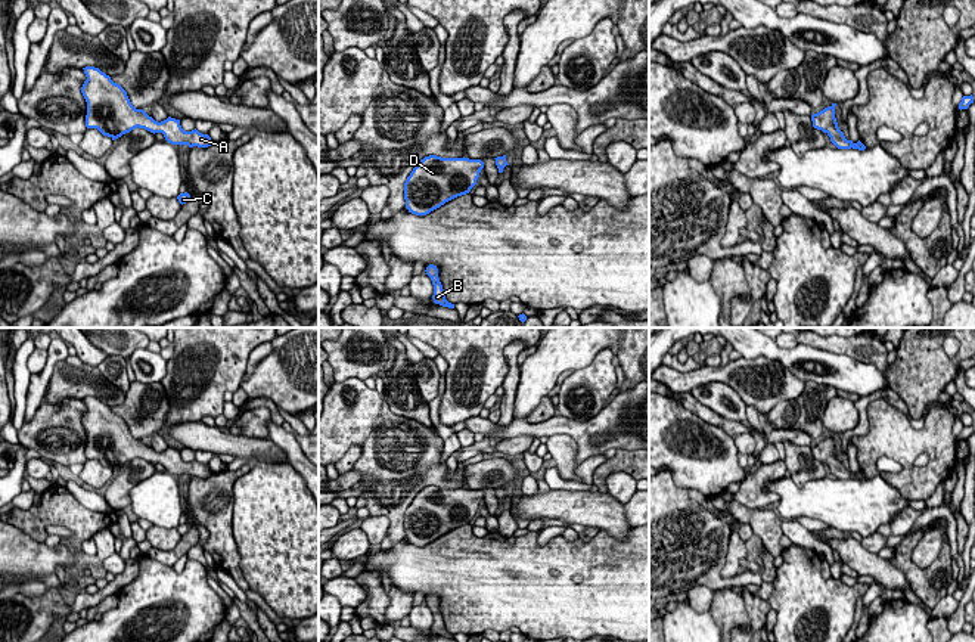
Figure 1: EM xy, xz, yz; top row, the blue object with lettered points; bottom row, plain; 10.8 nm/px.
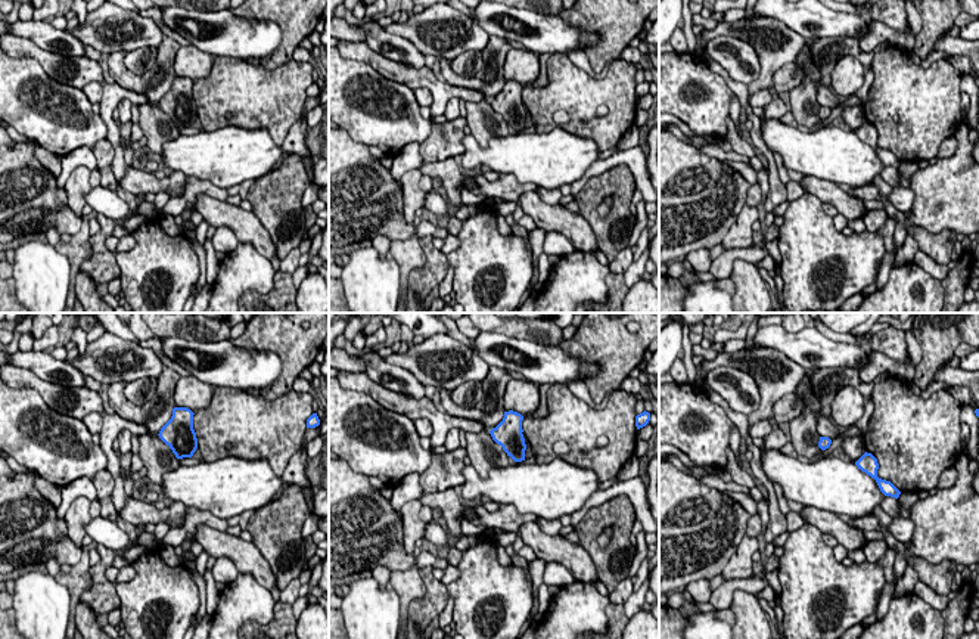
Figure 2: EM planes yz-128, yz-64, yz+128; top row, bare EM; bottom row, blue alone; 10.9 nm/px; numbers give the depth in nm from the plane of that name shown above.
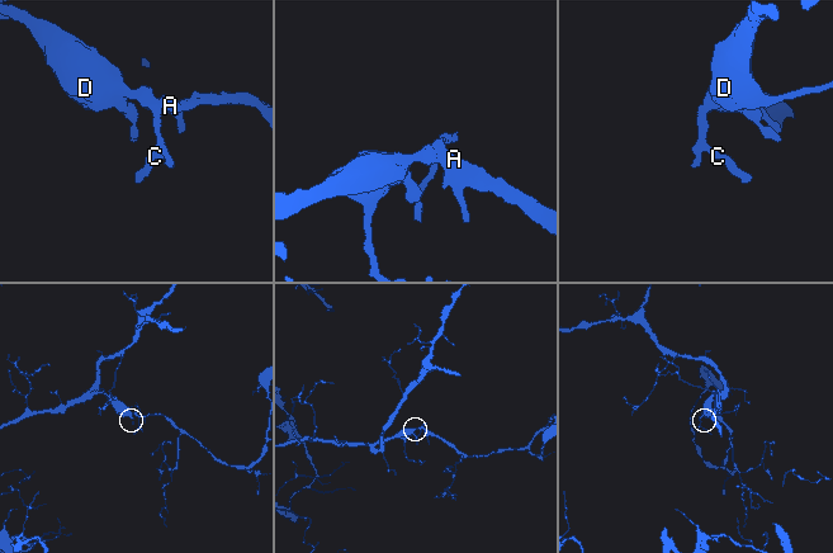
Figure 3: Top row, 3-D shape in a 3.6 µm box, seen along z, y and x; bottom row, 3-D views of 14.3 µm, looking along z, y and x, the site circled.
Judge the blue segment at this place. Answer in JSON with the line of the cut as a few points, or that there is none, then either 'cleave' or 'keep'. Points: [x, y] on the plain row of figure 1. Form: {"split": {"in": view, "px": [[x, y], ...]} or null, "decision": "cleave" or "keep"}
{"split": null, "decision": "keep"}

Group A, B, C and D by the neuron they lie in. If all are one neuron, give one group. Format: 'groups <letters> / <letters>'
groups A B C D

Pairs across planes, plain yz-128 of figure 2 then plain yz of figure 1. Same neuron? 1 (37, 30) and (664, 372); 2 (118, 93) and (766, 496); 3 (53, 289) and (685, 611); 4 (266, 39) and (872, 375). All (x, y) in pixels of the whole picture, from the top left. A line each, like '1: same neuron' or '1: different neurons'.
1: different neurons
2: different neurons
3: same neuron
4: same neuron

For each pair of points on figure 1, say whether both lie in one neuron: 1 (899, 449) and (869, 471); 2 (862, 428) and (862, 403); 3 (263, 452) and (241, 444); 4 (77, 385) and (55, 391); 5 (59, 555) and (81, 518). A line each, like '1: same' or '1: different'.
1: same
2: same
3: same
4: same
5: different

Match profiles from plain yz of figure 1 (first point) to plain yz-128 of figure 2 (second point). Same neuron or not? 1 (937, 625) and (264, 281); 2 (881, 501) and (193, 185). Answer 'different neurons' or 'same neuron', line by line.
1: different neurons
2: different neurons

